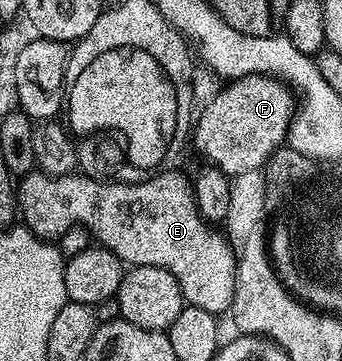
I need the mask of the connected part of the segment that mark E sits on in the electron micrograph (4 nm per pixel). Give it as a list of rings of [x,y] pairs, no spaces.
[[[34,169],[20,180],[17,192],[17,206],[19,208],[20,218],[23,220],[24,226],[28,227],[38,239],[42,241],[56,240],[64,231],[72,227],[84,227],[90,236],[100,246],[105,247],[111,253],[115,253],[120,257],[122,263],[129,267],[158,267],[159,269],[167,269],[167,273],[171,273],[171,277],[175,277],[175,281],[179,281],[179,289],[181,290],[182,300],[190,307],[198,307],[199,309],[207,309],[207,313],[220,316],[222,313],[228,312],[233,294],[235,293],[235,277],[237,276],[237,260],[238,256],[232,244],[220,230],[216,231],[216,226],[210,225],[197,207],[197,198],[193,196],[192,182],[187,178],[184,179],[177,171],[165,171],[162,175],[150,174],[141,183],[107,183],[100,179],[91,179],[84,173],[74,173],[72,175],[46,175],[40,169]]]

